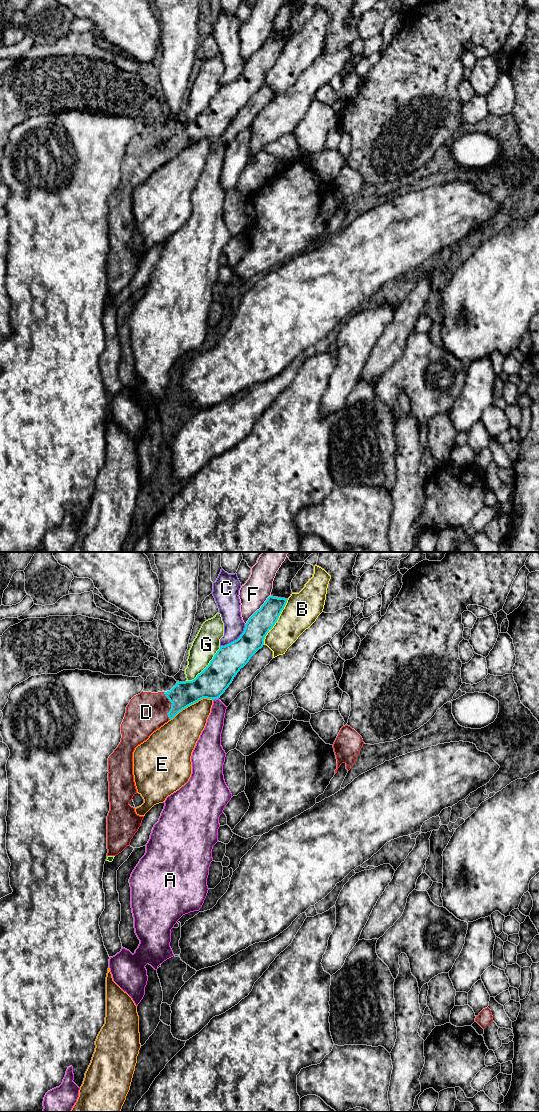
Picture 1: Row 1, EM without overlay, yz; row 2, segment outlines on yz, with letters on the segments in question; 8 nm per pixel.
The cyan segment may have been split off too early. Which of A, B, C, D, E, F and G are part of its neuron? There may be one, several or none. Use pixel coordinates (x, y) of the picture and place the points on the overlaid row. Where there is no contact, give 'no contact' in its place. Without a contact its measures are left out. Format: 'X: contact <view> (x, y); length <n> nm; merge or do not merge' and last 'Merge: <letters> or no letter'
A: contact yz (215, 698); length 50 nm; do not merge
B: contact yz (276, 621); length 400 nm; do not merge
C: contact yz (235, 640); length 280 nm; do not merge
D: contact yz (171, 706); length 240 nm; merge
E: contact yz (191, 704); length 380 nm; do not merge
F: contact yz (257, 610); length 300 nm; do not merge
G: contact yz (206, 667); length 400 nm; do not merge
Merge: D

